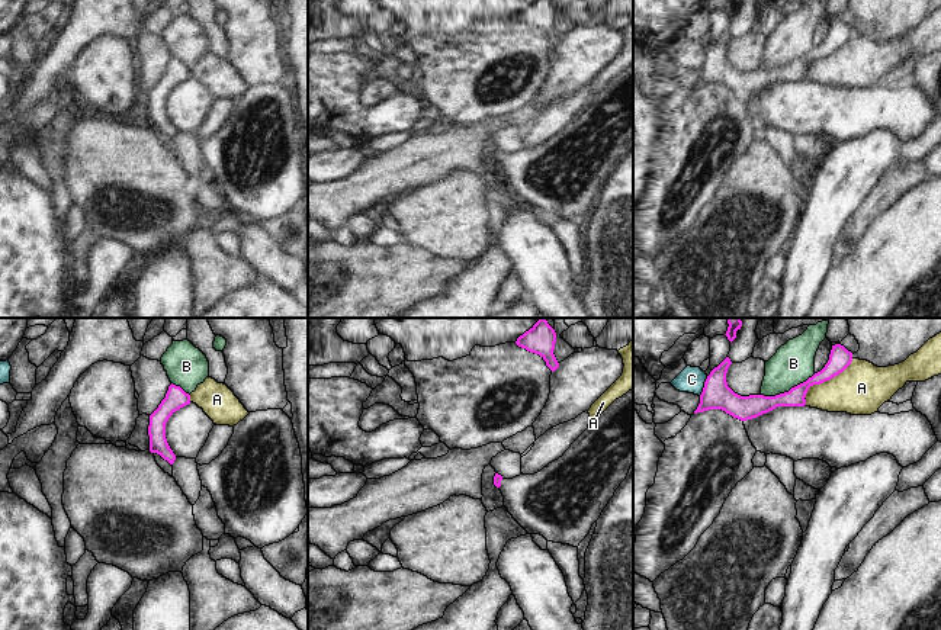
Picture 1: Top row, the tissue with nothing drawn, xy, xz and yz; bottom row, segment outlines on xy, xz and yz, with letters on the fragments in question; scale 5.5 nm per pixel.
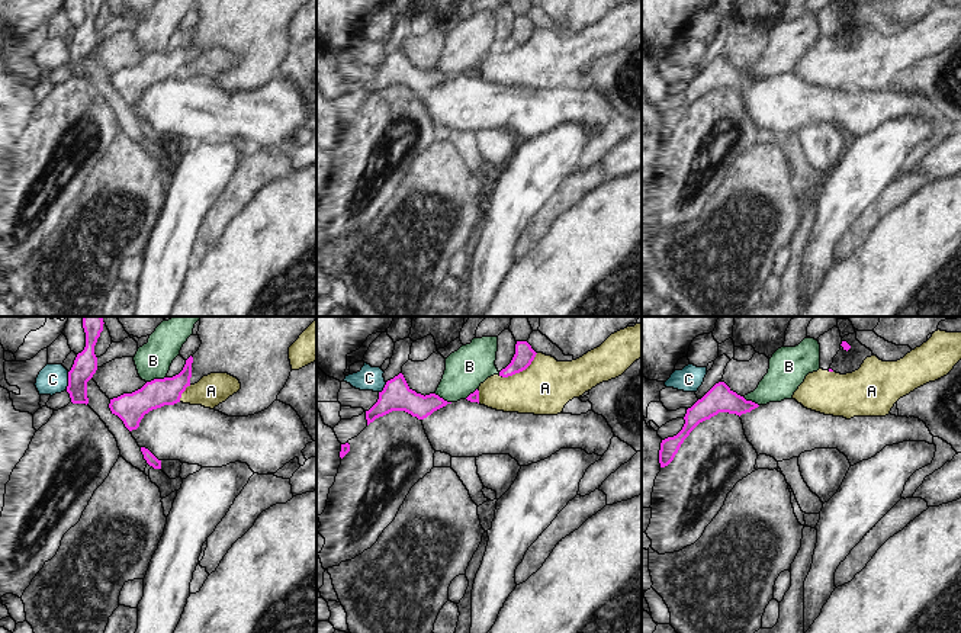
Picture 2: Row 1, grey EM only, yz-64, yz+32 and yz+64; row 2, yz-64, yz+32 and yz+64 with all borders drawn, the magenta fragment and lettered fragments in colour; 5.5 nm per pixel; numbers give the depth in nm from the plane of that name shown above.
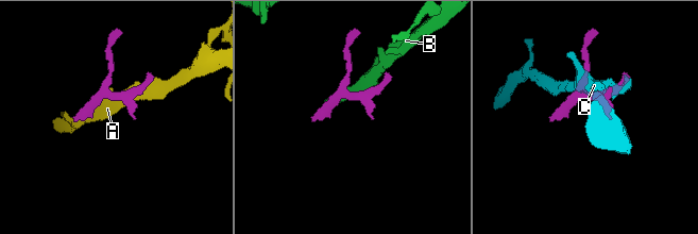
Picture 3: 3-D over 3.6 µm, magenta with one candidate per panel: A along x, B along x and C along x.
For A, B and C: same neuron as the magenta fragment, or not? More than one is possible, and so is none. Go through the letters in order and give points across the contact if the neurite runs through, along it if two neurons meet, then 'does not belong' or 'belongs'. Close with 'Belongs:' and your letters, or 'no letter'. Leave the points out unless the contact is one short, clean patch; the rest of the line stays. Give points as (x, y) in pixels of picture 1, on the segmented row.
A: along yz (853, 359), (837, 375), (813, 383), (806, 394), (805, 404) | does not belong
B: does not belong
C: along yz (707, 376), (699, 395) | does not belong
Belongs: no letter

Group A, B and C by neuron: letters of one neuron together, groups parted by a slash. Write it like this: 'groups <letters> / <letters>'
groups A / B / C

